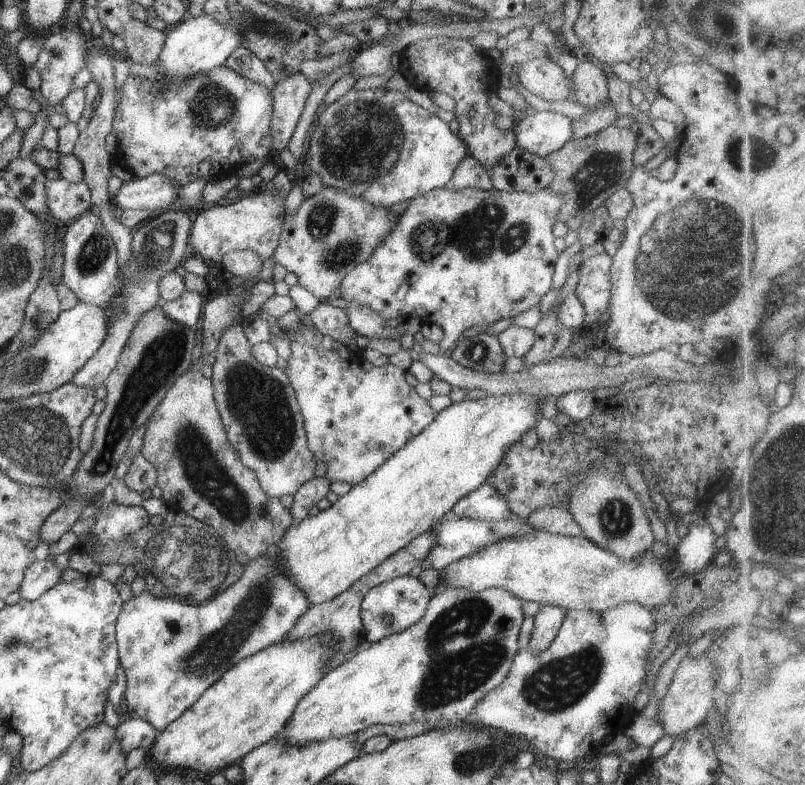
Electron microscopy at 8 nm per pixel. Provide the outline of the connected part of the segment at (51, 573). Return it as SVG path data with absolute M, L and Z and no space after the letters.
M52 558L34 560L29 568L26 568L19 587L20 598L28 601L37 600L61 581L62 574L62 568Z

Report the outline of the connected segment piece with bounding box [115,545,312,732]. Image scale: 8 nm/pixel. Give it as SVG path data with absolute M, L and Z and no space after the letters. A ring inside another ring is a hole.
M276 545L262 556L252 558L245 565L240 580L236 580L225 592L220 592L202 604L186 604L176 598L154 596L147 590L134 595L123 604L122 612L116 618L115 631L119 660L128 680L126 717L144 718L157 732L162 732L191 708L234 664L285 640L288 632L299 624L300 616L304 616L311 606L306 594L296 584L292 584L290 576L286 576L280 568Z

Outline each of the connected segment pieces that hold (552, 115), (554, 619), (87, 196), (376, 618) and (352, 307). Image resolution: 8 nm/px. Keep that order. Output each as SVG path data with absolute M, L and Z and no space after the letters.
M530 110L518 117L512 128L516 146L540 157L548 156L574 138L572 122L572 118L554 111Z
M550 604L540 605L540 611L534 616L534 629L531 632L530 648L542 652L551 648L568 610Z
M64 178L46 180L46 202L55 224L67 226L82 212L93 210L91 193L86 182L70 184Z
M405 575L393 580L386 580L374 586L361 603L361 622L364 630L364 639L369 644L379 642L386 636L397 634L410 628L426 613L430 598L430 590L426 588L420 578Z
M348 302L344 309L349 319L350 328L358 335L366 336L368 339L399 340L402 334L398 327L386 326L386 318L382 318L378 312L370 310L368 306L362 306L358 302Z

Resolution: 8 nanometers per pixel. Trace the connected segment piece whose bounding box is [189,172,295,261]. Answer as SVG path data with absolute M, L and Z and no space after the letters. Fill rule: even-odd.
M278 172L273 180L273 191L250 192L235 202L223 201L194 213L190 228L190 254L219 259L228 252L247 249L260 254L264 261L272 258L279 246L286 213L285 199L294 186L294 179L290 172Z

